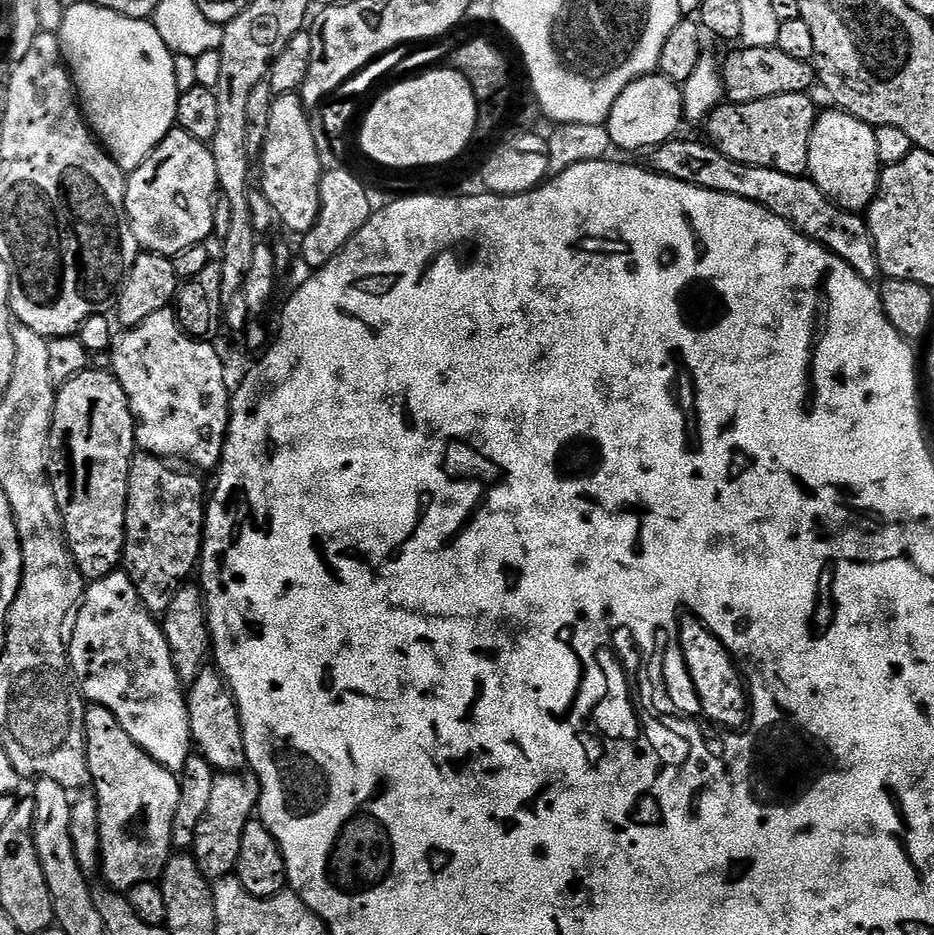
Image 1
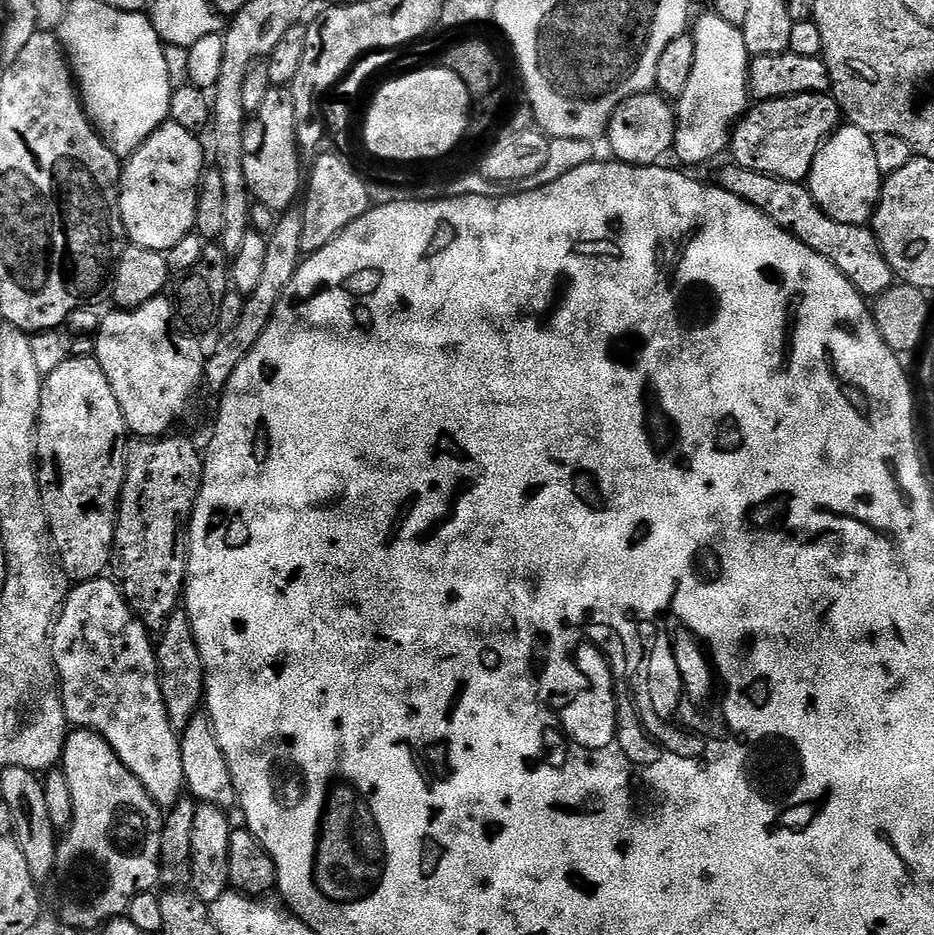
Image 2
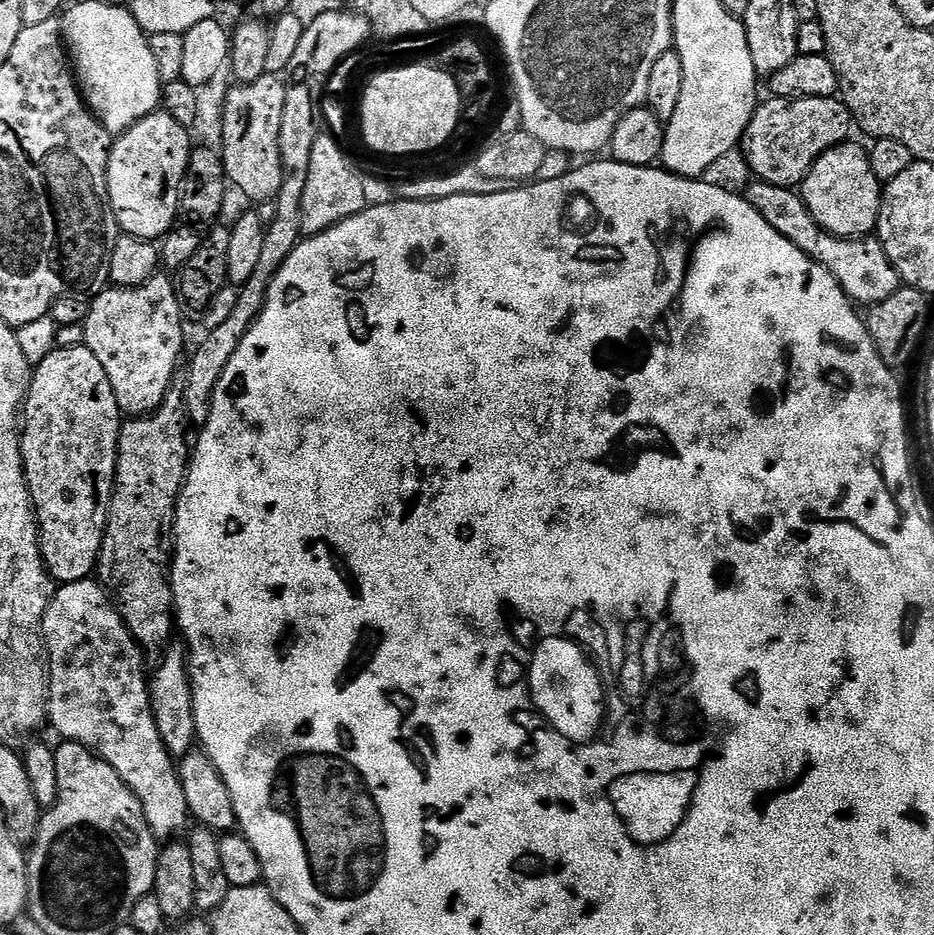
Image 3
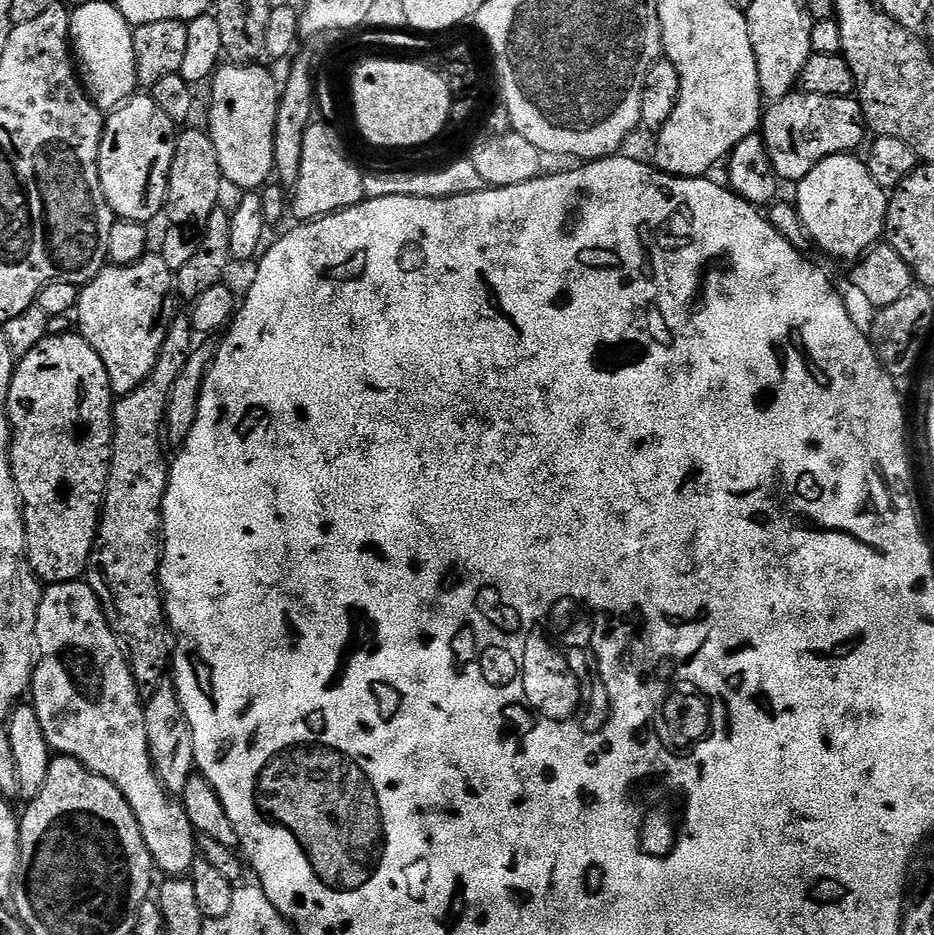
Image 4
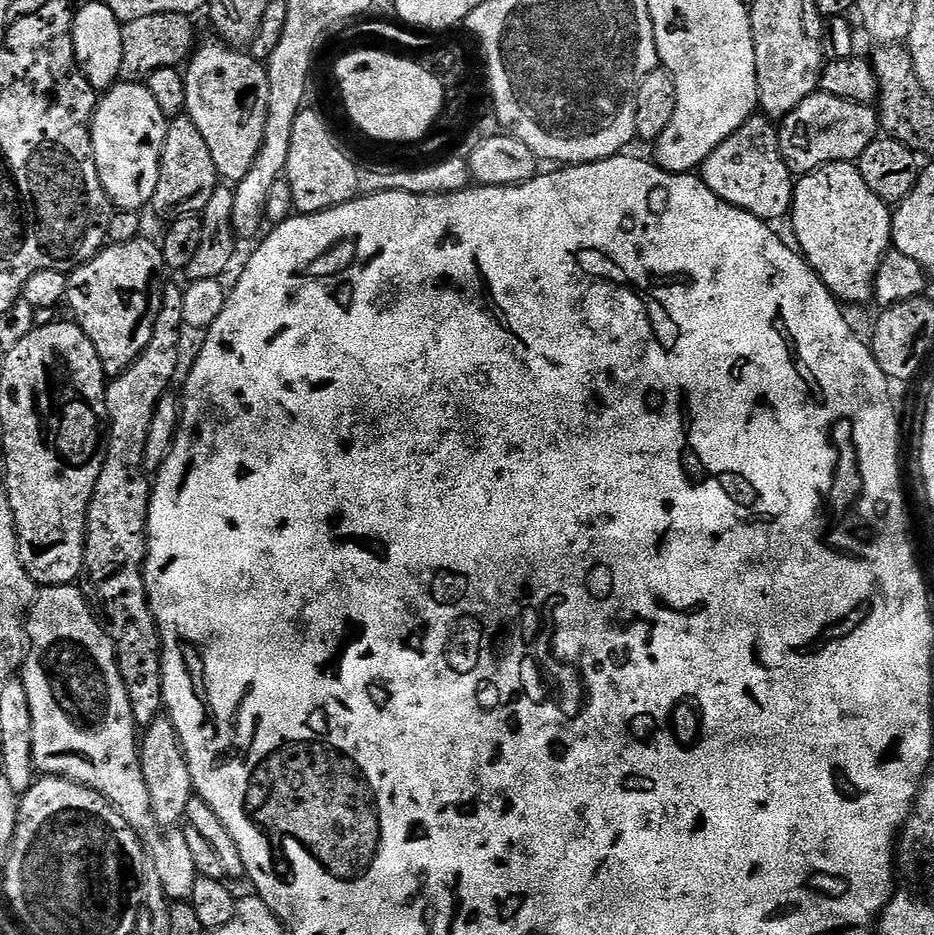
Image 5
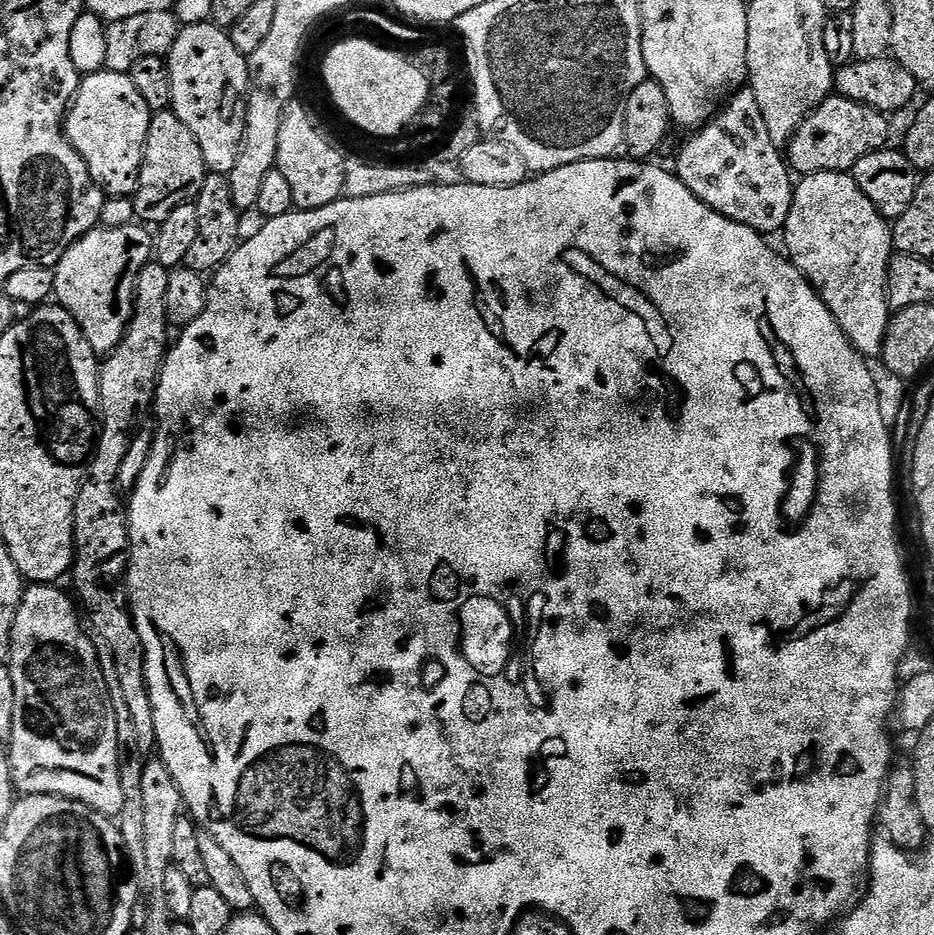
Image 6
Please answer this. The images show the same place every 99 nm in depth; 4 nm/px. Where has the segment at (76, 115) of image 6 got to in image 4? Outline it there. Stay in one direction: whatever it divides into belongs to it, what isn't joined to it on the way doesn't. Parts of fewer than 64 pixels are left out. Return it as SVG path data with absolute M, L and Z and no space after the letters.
M148 94L133 95L105 119L100 139L98 192L119 219L149 222L159 212L161 215L168 198L168 175L174 162L177 137L177 121L170 119L166 110Z

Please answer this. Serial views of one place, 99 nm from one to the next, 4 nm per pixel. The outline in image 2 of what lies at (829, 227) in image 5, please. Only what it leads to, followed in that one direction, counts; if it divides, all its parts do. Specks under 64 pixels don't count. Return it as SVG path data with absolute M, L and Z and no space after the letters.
M837 128L818 150L806 187L814 202L818 202L820 209L830 218L843 224L867 225L876 211L877 204L880 203L882 187L872 137L860 128Z

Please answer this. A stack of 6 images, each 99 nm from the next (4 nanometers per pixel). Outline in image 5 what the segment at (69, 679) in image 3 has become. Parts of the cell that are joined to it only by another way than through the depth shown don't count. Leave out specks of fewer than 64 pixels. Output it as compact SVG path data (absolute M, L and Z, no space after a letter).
M67 584L44 586L36 593L26 621L28 655L24 657L22 681L29 698L32 719L32 766L45 776L64 776L94 789L116 807L128 825L140 837L147 859L158 873L159 881L172 902L191 901L198 879L190 846L183 831L165 830L154 822L150 810L150 792L142 778L138 725L130 710L130 698L124 689L120 667L116 661L114 642L106 634L93 605L79 587Z

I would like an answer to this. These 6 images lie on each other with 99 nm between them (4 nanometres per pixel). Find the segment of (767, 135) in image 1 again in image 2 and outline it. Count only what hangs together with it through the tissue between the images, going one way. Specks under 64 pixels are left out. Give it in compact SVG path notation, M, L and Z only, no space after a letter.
M807 92L766 100L749 107L736 121L730 156L732 152L731 159L741 168L798 184L807 181L818 150L841 124L840 104L831 94Z

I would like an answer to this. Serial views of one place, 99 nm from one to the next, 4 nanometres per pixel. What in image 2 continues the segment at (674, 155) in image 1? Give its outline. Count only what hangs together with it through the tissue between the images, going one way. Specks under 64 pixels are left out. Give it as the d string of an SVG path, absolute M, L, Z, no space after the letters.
M729 163L729 168L720 172L719 187L724 188L734 198L742 198L750 206L754 206L762 214L766 214L780 228L797 236L803 244L810 246L818 254L822 254L865 298L879 298L886 289L893 287L894 273L890 262L882 254L882 246L878 242L875 231L863 224L843 224L830 218L814 202L803 183L795 184L789 180L779 180L754 170L741 168L739 164Z

